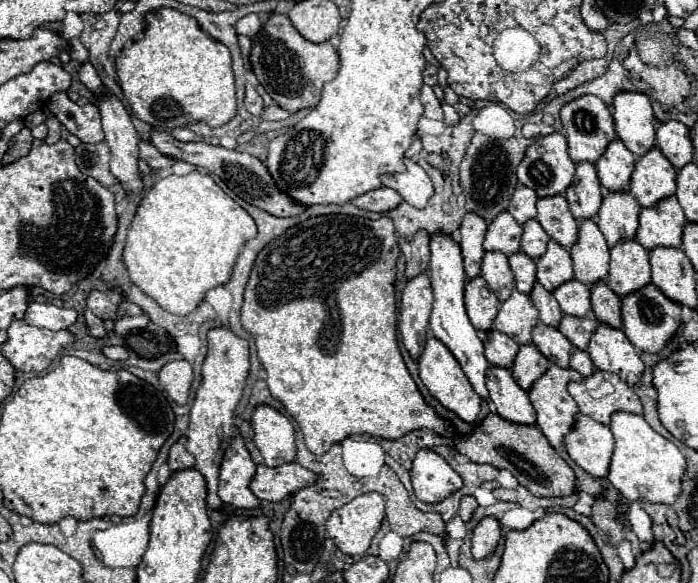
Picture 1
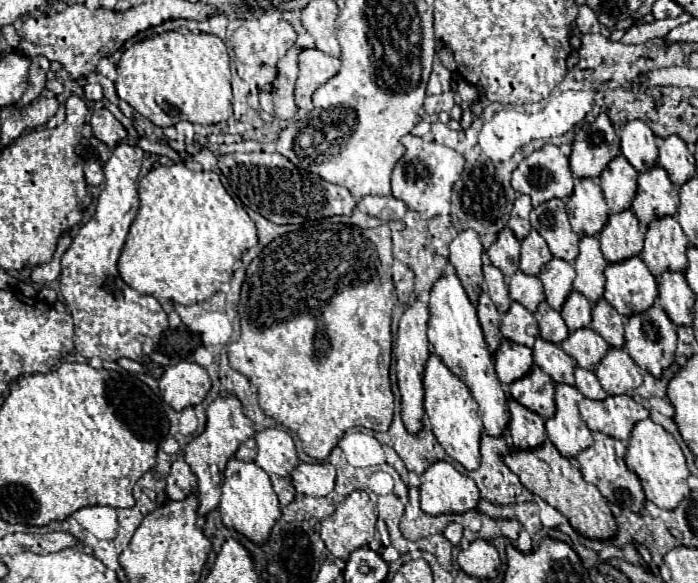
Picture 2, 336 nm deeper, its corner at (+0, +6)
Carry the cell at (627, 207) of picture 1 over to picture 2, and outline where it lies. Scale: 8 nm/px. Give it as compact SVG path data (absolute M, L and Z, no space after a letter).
M633 211L611 213L607 225L599 233L601 251L607 263L621 263L641 253L645 235L639 229L639 221Z

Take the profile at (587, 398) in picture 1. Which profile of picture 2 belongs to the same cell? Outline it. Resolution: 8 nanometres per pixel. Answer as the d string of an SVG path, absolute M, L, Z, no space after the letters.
M613 395L603 401L583 399L579 409L591 431L601 431L619 441L627 441L635 423L649 417L649 411L629 395Z

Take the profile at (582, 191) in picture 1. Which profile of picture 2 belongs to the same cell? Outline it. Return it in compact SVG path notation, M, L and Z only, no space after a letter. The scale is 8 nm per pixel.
M575 179L575 189L567 199L567 213L577 235L597 235L605 227L609 207L595 179Z

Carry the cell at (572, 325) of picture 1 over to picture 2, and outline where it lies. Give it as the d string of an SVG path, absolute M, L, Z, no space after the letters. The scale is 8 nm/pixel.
M585 327L585 329L571 331L569 337L561 343L561 349L569 357L573 357L579 367L593 371L593 367L597 367L597 363L605 357L605 351L609 351L609 345L601 335Z

